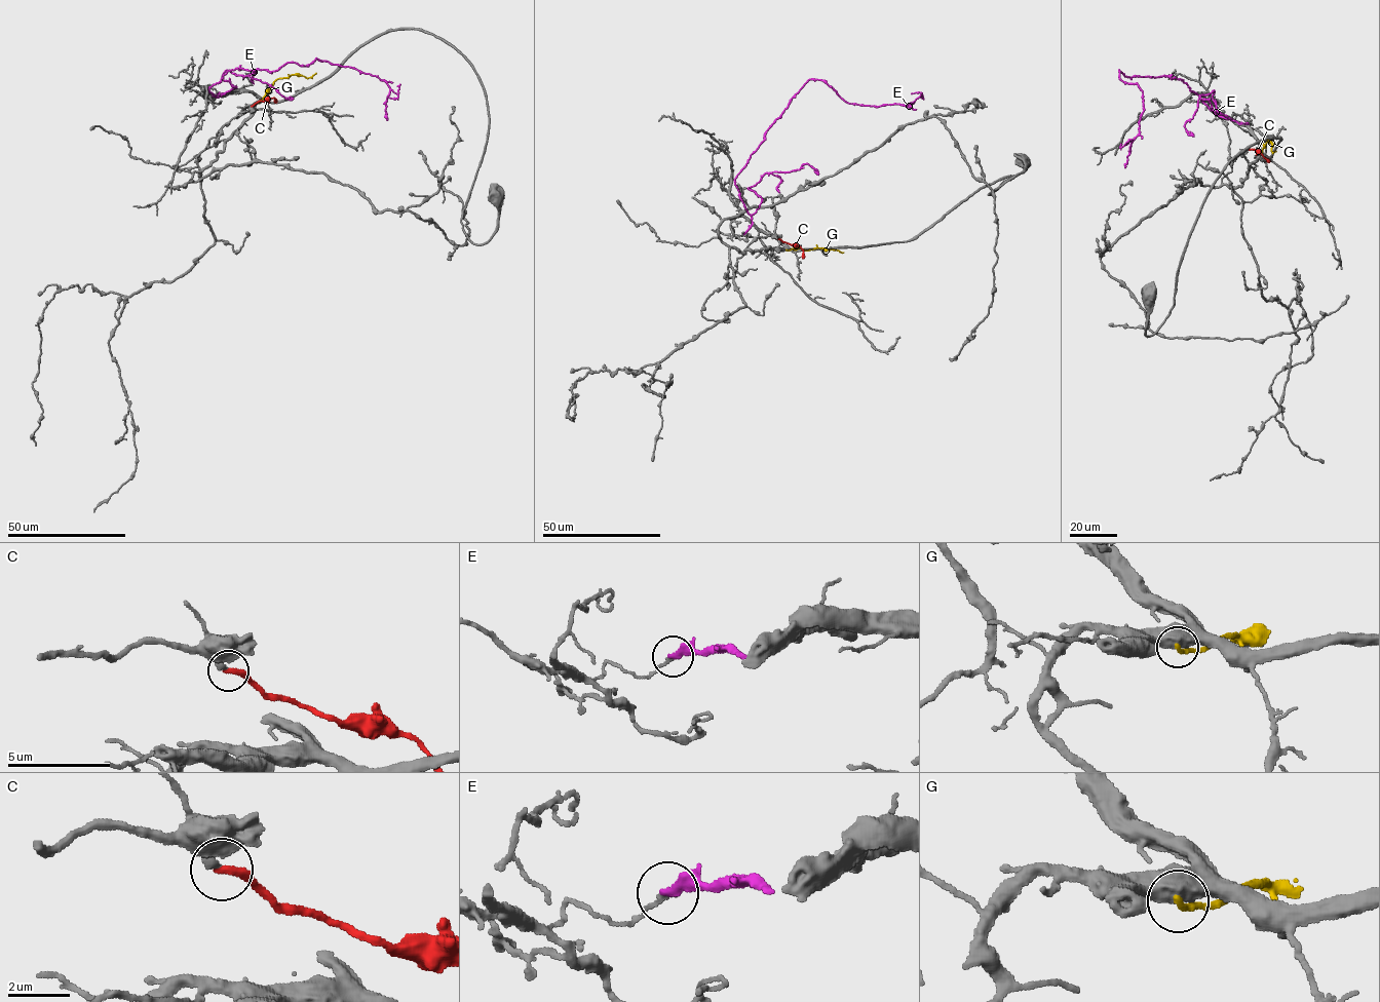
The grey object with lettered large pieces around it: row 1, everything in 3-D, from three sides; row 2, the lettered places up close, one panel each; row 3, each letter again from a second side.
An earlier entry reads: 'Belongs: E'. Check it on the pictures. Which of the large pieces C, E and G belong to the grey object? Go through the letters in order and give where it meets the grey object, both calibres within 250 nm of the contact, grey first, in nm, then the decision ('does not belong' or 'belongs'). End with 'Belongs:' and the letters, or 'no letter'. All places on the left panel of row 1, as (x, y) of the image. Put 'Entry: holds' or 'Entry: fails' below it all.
C: (252, 106) | 240/280 nm | belongs
E: (217, 94) | 150/300 nm | does not belong
G: (259, 102) | 800/240 nm | does not belong
Belongs: C
Entry: fails

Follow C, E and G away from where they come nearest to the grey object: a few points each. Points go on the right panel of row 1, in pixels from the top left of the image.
C: (1250, 149), (1269, 161)
E: (1248, 123), (1220, 117), (1180, 79), (1131, 77), (1119, 70), (1121, 81), (1143, 92), (1144, 110), (1124, 167)
G: (1261, 153), (1270, 140), (1271, 151), (1275, 151)

